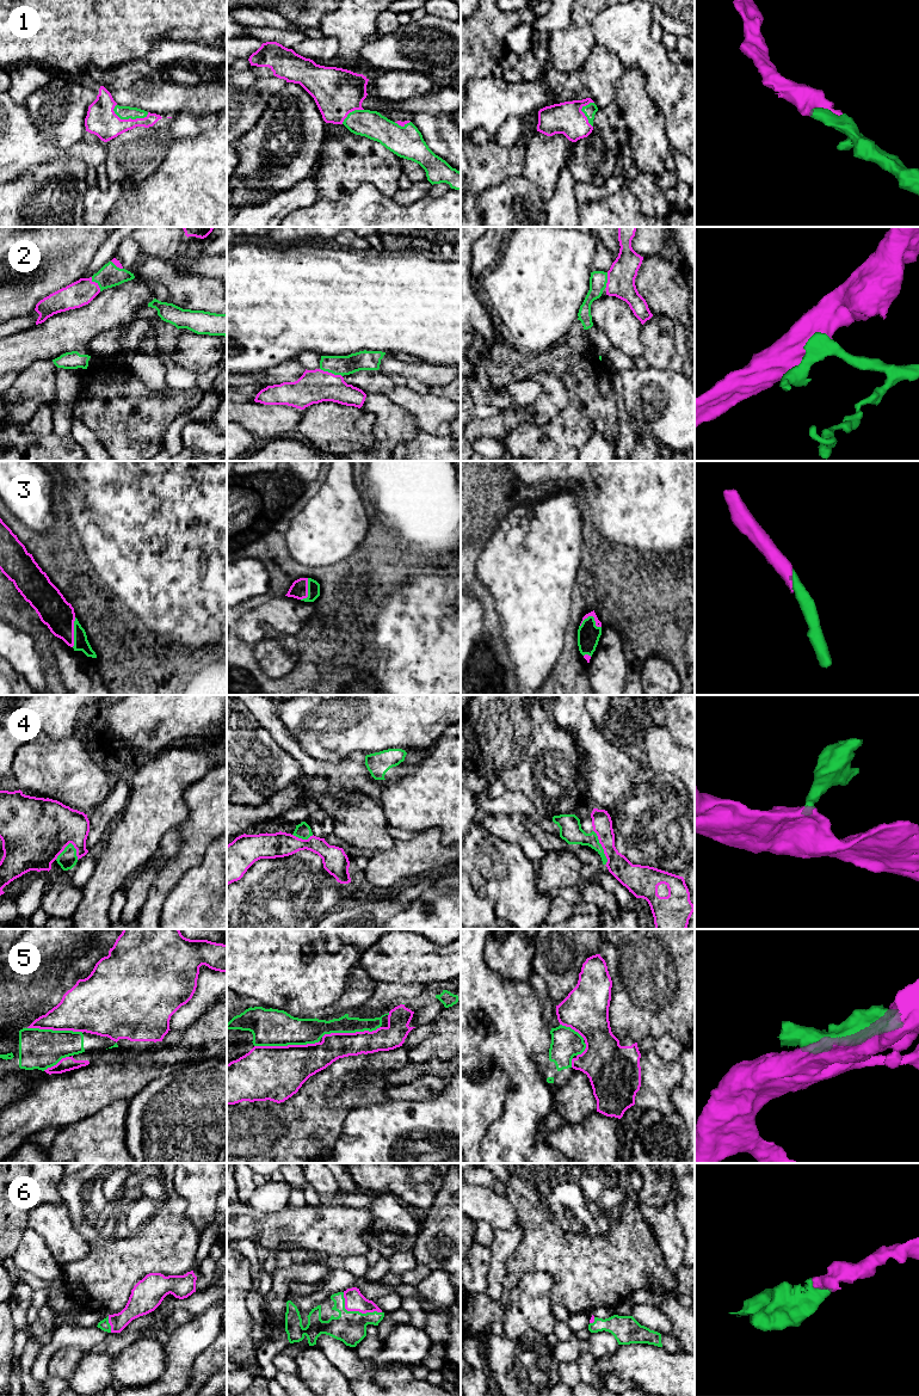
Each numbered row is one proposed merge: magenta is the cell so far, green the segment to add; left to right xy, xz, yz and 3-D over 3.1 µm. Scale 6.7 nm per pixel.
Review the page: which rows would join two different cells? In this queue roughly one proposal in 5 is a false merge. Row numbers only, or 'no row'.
5

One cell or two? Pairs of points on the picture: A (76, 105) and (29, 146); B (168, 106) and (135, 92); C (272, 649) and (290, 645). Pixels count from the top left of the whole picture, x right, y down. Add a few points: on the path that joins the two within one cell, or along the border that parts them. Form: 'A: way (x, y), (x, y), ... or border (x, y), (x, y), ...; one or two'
A: border (28, 109), (30, 120), (59, 147), (66, 149); two
B: way (160, 98), (154, 92), (143, 92); one
C: border (266, 637), (276, 640), (288, 652), (296, 655); two

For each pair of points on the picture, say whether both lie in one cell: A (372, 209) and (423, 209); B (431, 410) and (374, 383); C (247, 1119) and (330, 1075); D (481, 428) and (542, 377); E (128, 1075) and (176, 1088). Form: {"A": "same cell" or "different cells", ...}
{"A": "same cell", "B": "same cell", "C": "same cell", "D": "same cell", "E": "different cells"}

